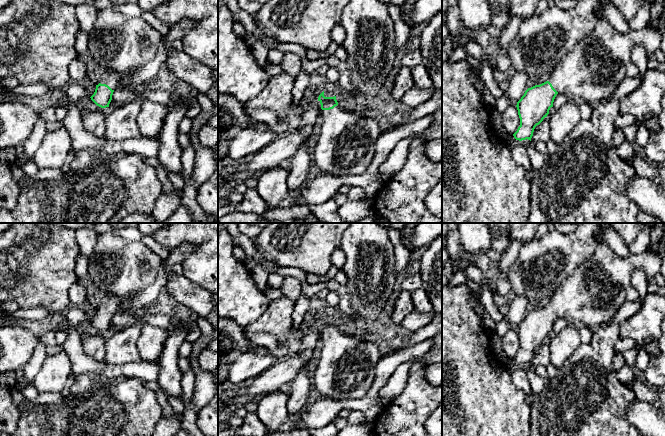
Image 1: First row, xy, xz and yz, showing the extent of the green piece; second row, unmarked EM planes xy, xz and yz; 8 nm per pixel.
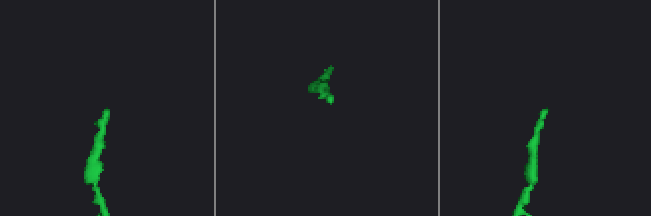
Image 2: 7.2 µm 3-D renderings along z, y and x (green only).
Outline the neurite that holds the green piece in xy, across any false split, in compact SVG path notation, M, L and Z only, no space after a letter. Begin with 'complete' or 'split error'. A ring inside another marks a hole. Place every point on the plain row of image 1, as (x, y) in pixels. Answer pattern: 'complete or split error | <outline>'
split error | M132 293L128 296L116 296L104 294L101 299L100 307L96 309L94 318L90 321L91 324L99 331L106 332L112 324L113 316L116 312L120 311L120 305L127 299L132 299L136 296Z

